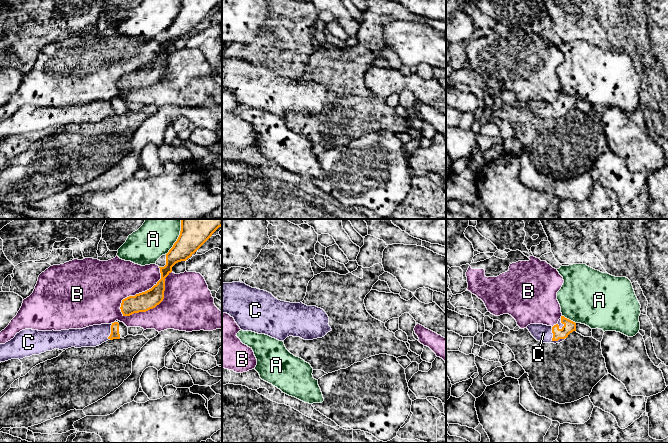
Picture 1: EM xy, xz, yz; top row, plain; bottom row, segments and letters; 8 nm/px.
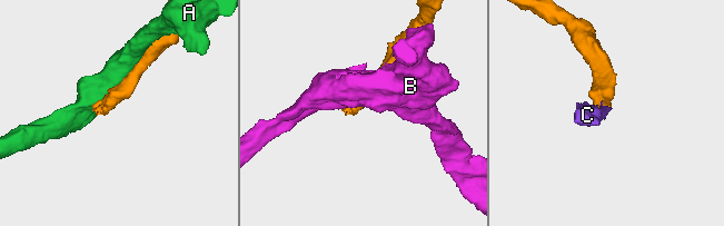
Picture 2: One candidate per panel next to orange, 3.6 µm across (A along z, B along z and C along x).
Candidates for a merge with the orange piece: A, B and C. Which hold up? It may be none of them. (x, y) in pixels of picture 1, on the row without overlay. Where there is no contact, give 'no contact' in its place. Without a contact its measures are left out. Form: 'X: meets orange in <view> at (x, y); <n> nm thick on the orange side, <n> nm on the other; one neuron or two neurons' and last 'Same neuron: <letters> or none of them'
A: meets orange in xy at (177, 15); 200 nm thick on the orange side, 280 nm on the other; two neurons
B: meets orange in xy at (156, 81); 160 nm thick on the orange side, 400 nm on the other; two neurons
C: meets orange in yz at (553, 116); 100 nm thick on the orange side, 140 nm on the other; one neuron
Same neuron: C

